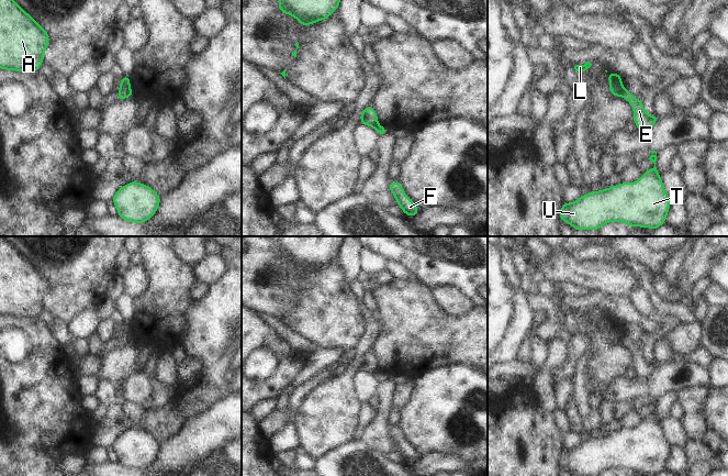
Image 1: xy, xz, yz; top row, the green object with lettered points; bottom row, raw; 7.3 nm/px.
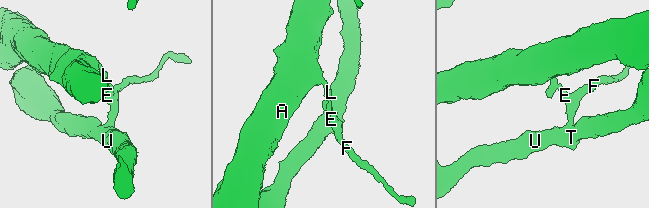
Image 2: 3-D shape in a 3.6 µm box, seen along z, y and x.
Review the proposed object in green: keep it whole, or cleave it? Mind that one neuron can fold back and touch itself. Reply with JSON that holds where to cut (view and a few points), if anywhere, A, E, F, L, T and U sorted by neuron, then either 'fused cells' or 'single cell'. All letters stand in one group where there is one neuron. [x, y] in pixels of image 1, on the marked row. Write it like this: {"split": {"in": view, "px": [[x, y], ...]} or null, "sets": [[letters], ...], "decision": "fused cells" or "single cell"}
{"split": {"in": "yz", "px": [[624, 88], [620, 95]]}, "sets": [["A", "L"], ["E", "F", "T", "U"]], "decision": "fused cells"}

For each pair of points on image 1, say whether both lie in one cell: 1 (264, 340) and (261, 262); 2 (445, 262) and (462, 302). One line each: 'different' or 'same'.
1: different
2: different

